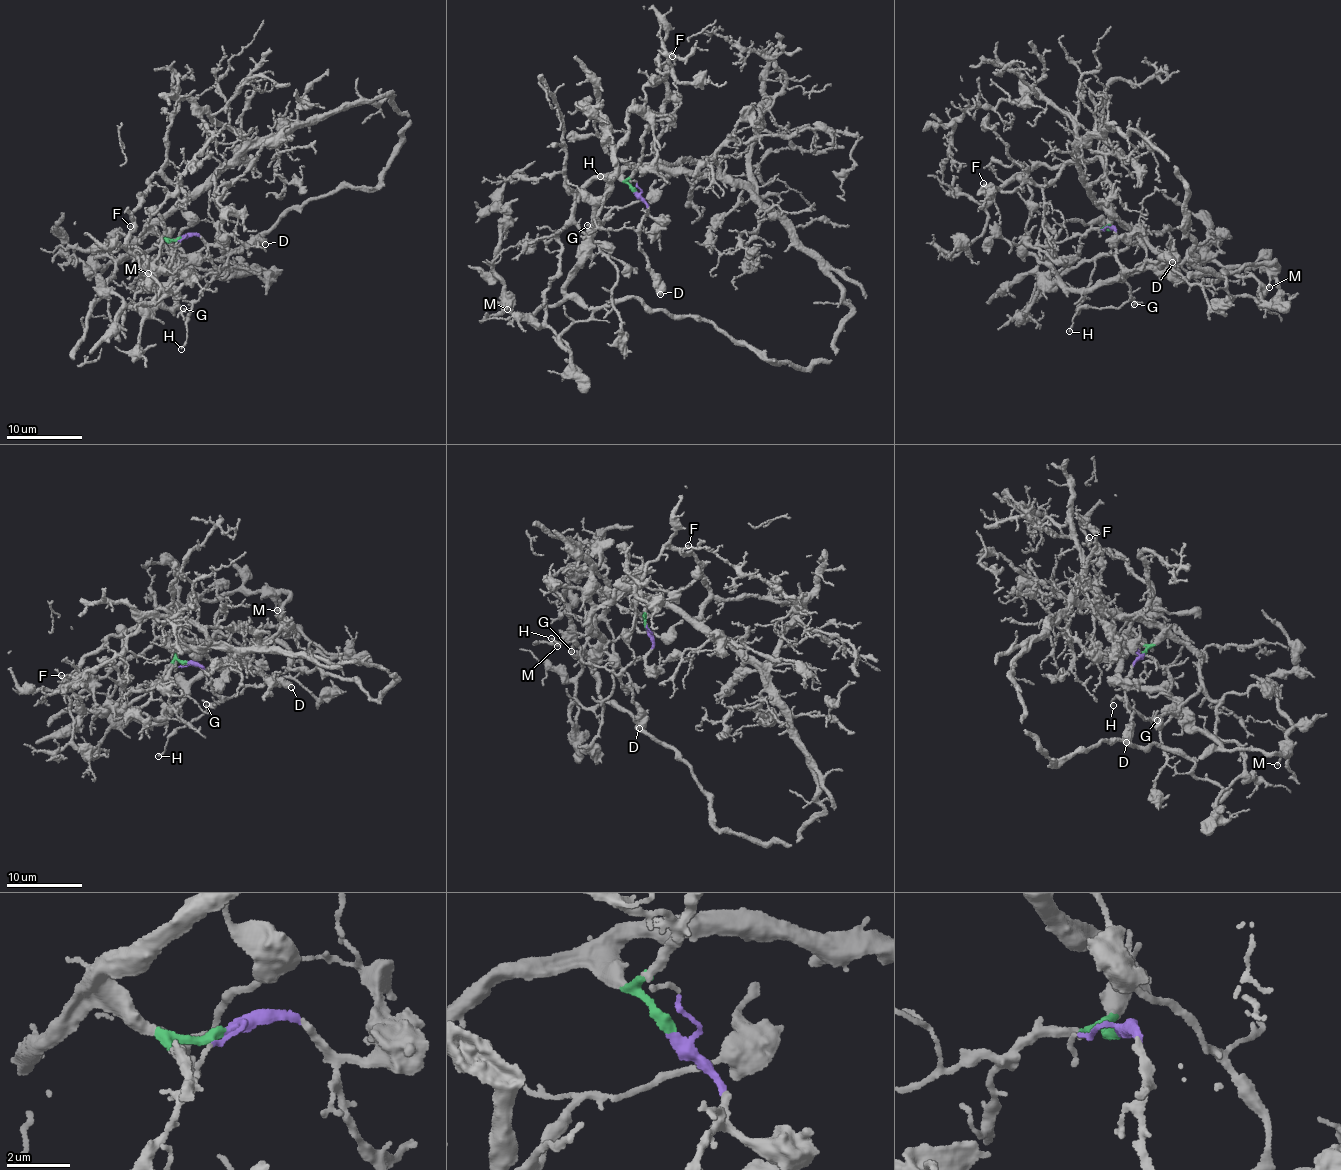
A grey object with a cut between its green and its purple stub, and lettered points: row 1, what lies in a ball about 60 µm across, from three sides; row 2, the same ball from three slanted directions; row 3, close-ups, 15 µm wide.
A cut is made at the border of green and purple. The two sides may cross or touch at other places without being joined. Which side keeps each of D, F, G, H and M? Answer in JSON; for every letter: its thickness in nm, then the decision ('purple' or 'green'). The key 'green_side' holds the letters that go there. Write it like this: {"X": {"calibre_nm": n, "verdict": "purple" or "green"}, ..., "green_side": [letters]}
{"D": {"calibre_nm": 600, "verdict": "purple"}, "F": {"calibre_nm": 110, "verdict": "green"}, "G": {"calibre_nm": 140, "verdict": "purple"}, "H": {"calibre_nm": 110, "verdict": "purple"}, "M": {"calibre_nm": 160, "verdict": "green"}, "green_side": ["F", "M"]}

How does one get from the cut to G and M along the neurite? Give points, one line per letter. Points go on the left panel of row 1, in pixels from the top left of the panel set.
G: (180, 238), (196, 235), (201, 238), (206, 244), (210, 262), (218, 271), (197, 301), (187, 310), (183, 308)
M: (180, 238), (139, 236), (140, 254), (189, 257), (188, 275), (180, 250), (161, 244), (147, 253), (149, 273)

